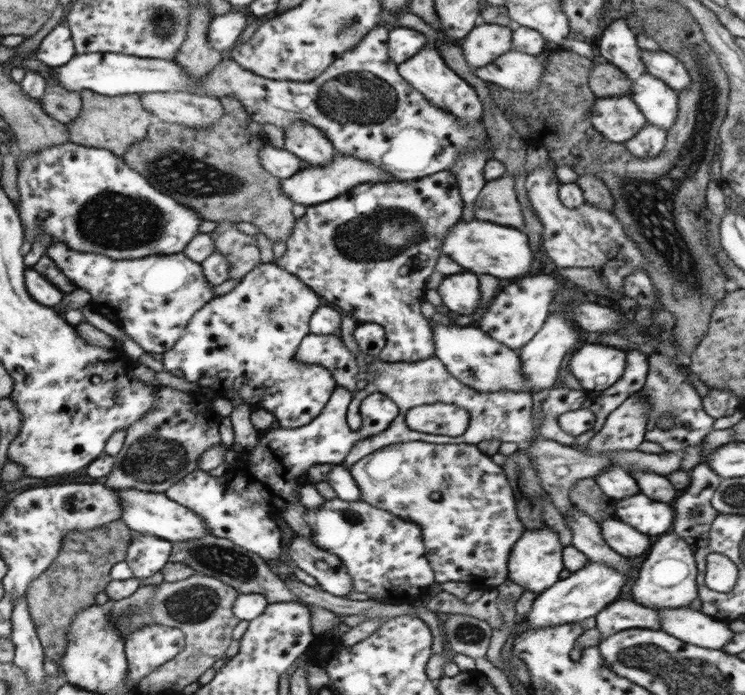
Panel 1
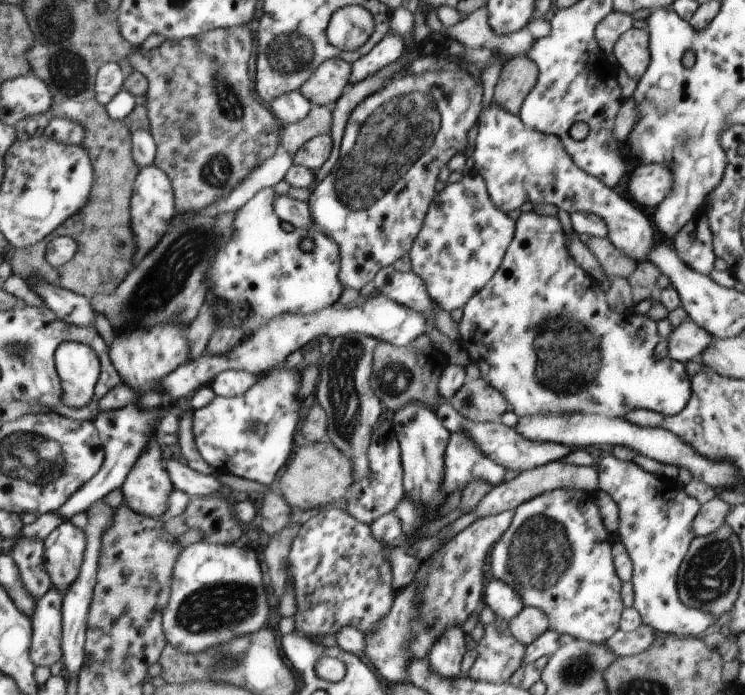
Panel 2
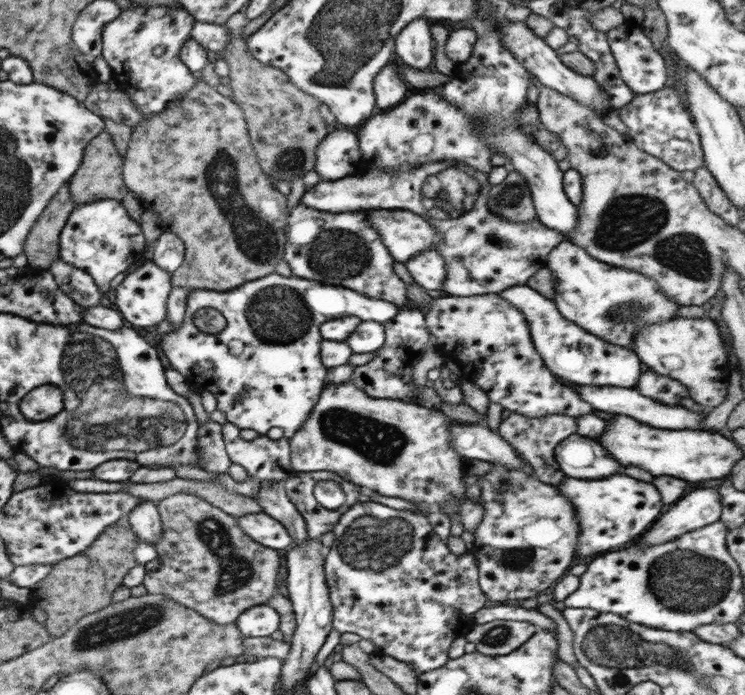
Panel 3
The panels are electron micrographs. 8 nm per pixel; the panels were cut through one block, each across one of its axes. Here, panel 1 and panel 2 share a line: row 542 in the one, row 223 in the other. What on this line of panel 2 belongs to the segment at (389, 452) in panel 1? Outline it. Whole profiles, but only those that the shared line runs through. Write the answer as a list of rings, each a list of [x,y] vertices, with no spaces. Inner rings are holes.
[[[472,172],[463,176],[460,182],[448,184],[434,195],[422,230],[418,233],[410,249],[411,270],[426,283],[430,296],[446,312],[462,309],[463,306],[494,276],[501,265],[505,252],[512,242],[515,220],[502,212],[489,197],[485,180]]]

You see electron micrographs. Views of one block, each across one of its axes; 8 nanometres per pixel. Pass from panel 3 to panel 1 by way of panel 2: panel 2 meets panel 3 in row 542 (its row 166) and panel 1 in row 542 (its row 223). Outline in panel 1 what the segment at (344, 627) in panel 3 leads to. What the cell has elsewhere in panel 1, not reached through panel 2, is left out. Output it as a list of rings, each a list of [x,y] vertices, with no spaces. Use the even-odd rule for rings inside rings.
[[[338,498],[325,500],[320,506],[306,510],[305,520],[311,531],[311,541],[318,548],[332,552],[340,558],[340,562],[346,566],[348,574],[352,576],[353,590],[358,593],[368,594],[372,599],[379,599],[382,603],[403,601],[405,605],[412,605],[428,593],[430,585],[435,582],[434,569],[426,558],[421,529],[412,522],[405,522],[390,512],[361,500],[344,501]]]

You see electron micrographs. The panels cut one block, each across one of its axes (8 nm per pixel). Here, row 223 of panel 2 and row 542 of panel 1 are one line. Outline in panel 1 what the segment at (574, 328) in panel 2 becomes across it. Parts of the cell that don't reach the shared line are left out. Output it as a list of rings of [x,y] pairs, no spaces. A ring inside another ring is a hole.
[[[550,528],[525,530],[515,543],[507,560],[509,579],[524,587],[525,591],[542,593],[561,579],[558,574],[564,570],[563,548],[558,536]]]

